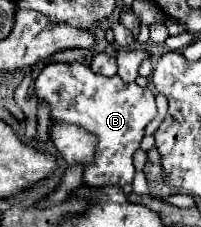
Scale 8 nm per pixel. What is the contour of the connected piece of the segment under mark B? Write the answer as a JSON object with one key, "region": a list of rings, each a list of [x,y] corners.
{"region":[[[48,62],[38,78],[36,78],[36,96],[38,100],[46,102],[50,106],[52,118],[58,120],[66,120],[72,124],[78,124],[82,128],[86,128],[88,132],[92,132],[94,136],[98,136],[98,148],[96,148],[96,158],[92,164],[84,166],[84,182],[90,186],[126,186],[132,182],[134,178],[134,164],[132,164],[132,154],[140,148],[140,140],[144,136],[144,128],[146,124],[156,116],[156,102],[154,102],[154,92],[146,86],[140,88],[136,82],[126,84],[120,76],[108,78],[102,74],[92,72],[88,66],[80,64],[80,62]]]}

